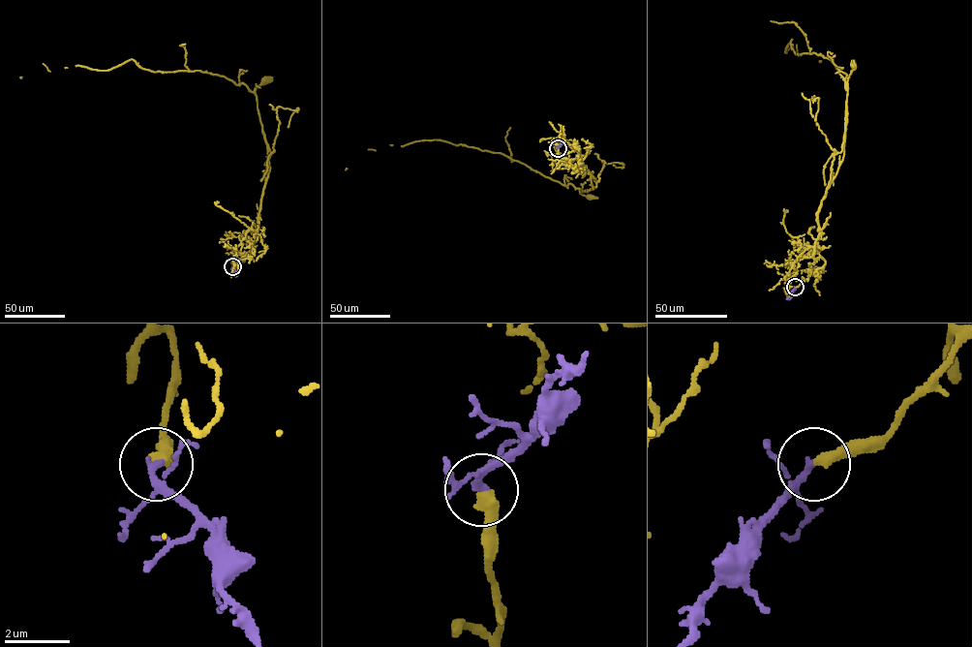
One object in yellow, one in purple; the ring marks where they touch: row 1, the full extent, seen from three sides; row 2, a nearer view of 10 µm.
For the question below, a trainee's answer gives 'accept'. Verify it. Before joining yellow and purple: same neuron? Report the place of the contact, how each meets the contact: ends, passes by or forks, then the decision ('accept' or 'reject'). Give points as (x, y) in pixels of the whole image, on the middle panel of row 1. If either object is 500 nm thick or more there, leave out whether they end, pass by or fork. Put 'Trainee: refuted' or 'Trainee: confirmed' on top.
Trainee: confirmed
(558, 148) | yellow ends | purple forks | accept

